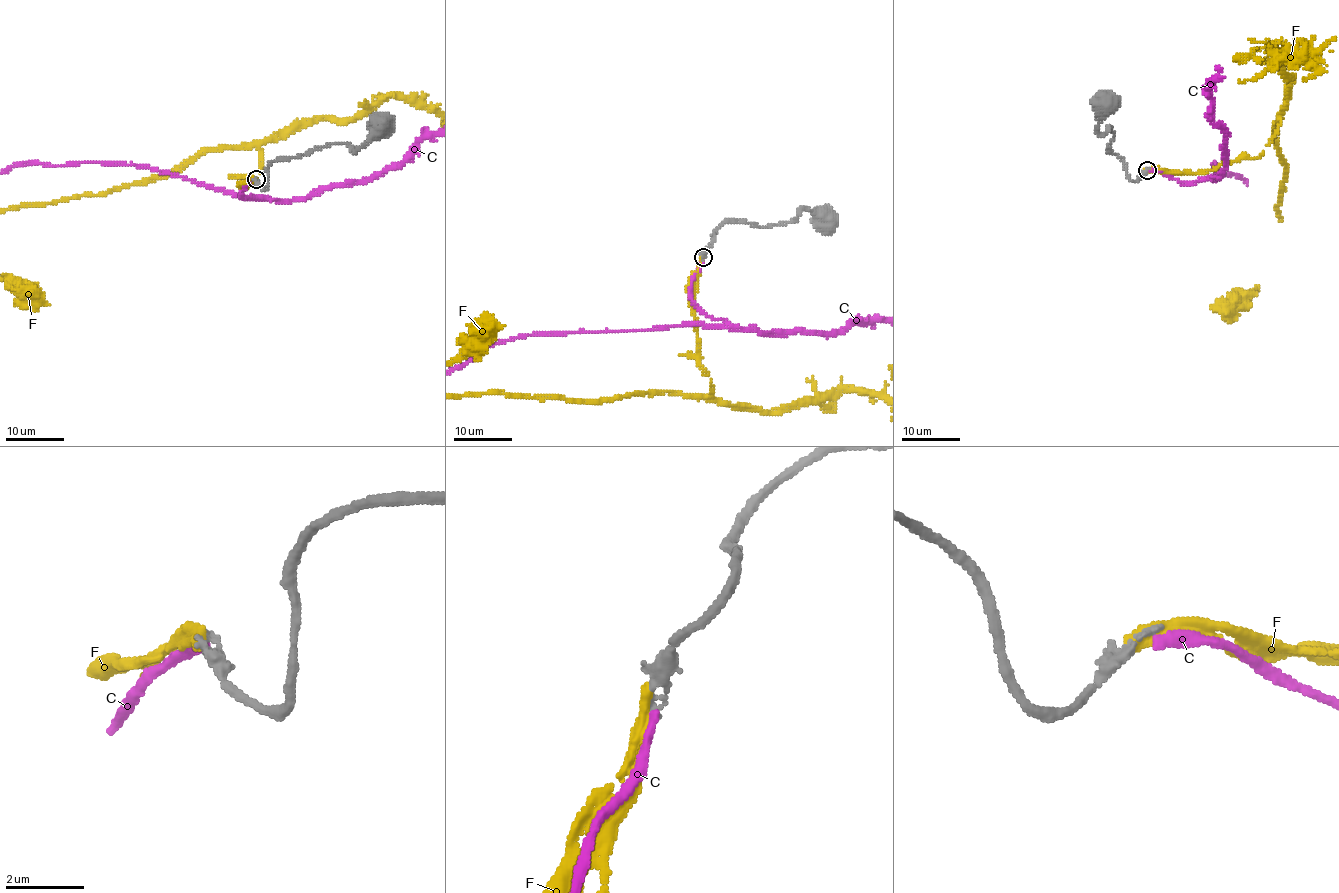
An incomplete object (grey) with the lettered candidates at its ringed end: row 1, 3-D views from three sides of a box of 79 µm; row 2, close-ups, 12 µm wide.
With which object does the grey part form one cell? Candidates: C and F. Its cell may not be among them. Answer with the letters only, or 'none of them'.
none of them

